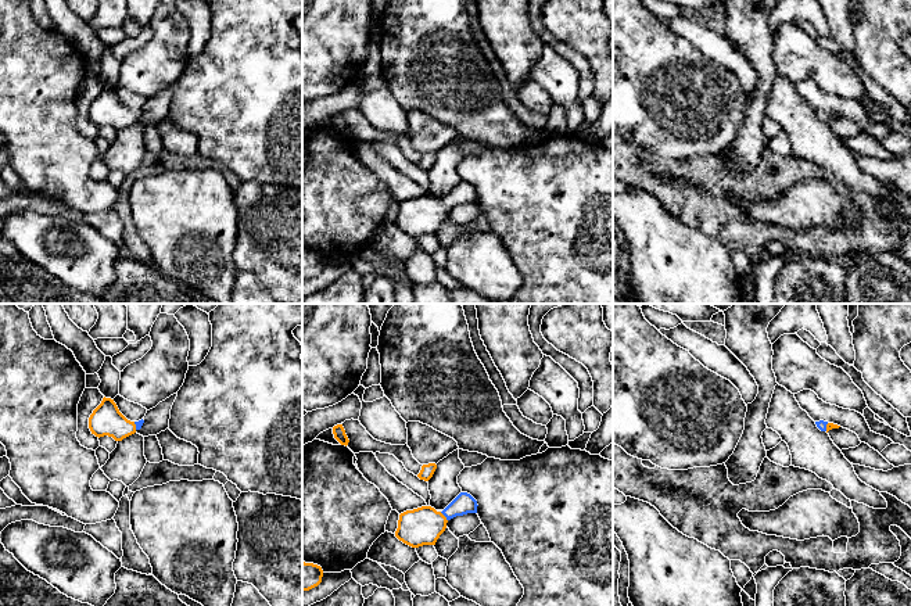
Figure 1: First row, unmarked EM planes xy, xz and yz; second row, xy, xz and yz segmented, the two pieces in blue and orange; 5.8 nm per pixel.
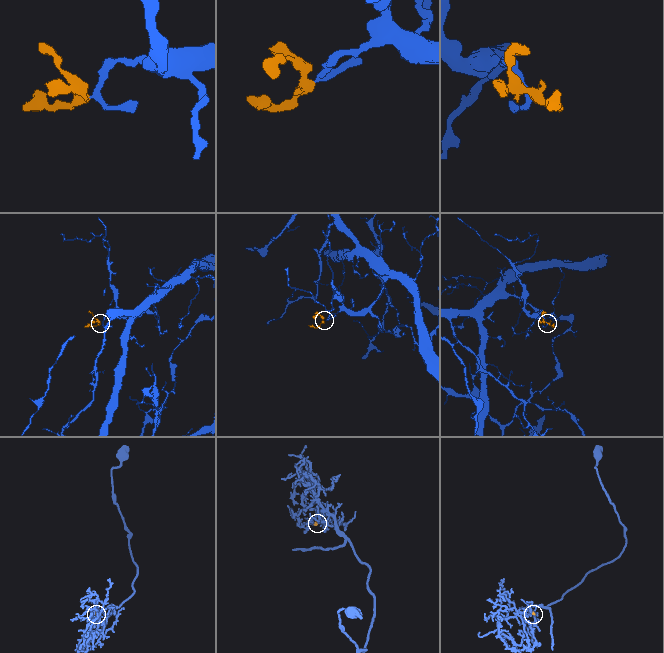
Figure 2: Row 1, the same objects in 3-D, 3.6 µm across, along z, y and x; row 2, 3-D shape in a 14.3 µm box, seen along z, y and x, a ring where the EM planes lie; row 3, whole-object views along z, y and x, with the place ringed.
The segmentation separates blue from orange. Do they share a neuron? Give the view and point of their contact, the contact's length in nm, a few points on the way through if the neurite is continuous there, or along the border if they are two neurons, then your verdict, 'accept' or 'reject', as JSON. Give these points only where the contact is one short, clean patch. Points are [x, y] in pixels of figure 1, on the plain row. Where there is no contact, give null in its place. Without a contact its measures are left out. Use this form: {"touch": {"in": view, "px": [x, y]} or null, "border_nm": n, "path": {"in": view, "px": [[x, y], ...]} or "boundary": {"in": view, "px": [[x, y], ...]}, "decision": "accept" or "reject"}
{"touch": {"in": "xz", "px": [444, 204]}, "border_nm": 70, "path": {"in": "xz", "px": [[463, 193], [444, 204], [434, 212], [423, 215]]}, "decision": "accept"}

